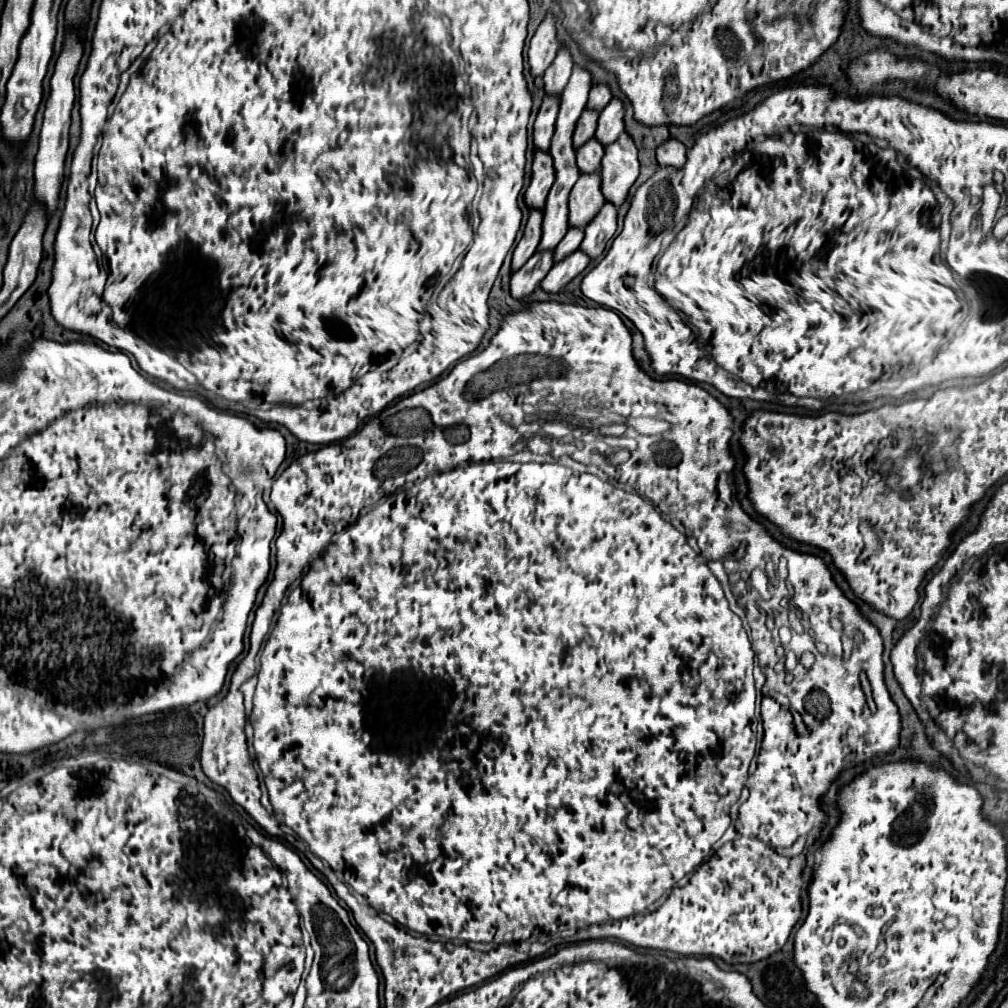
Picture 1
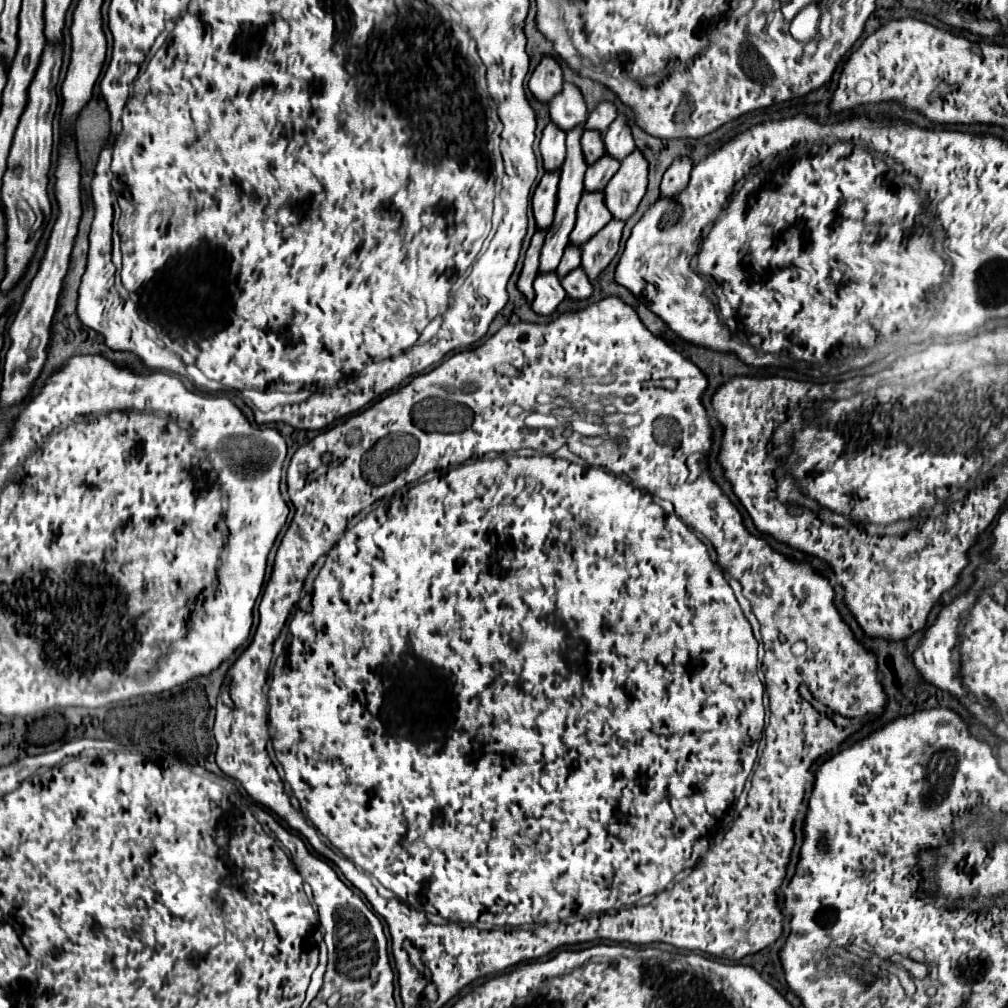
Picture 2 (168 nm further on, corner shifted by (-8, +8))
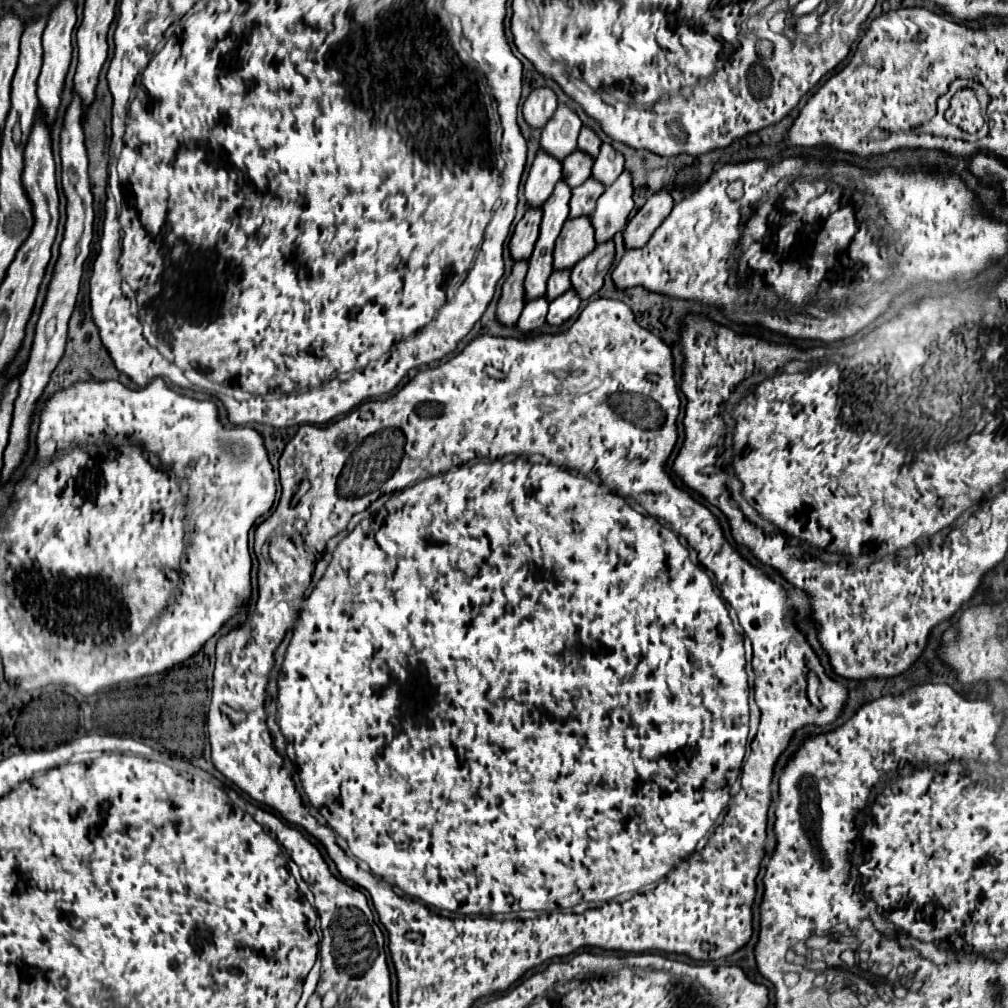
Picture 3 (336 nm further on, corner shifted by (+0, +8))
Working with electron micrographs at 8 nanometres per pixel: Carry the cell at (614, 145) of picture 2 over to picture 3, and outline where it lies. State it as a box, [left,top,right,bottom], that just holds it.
[592,144,624,188]

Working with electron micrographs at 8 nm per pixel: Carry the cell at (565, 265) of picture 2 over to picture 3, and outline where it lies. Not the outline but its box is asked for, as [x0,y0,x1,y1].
[544,270,570,302]

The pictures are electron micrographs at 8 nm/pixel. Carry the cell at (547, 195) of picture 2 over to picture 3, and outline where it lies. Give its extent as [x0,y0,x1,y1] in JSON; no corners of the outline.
[510,208,542,262]

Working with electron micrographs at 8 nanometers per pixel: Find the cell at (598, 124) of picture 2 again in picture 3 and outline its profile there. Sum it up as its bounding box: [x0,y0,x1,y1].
[578,128,600,158]

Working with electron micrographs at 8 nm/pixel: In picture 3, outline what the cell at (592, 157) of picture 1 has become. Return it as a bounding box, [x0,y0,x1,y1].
[568,178,604,218]

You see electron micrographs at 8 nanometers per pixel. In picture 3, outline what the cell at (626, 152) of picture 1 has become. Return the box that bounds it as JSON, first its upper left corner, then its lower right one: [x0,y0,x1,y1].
[590,172,634,244]

